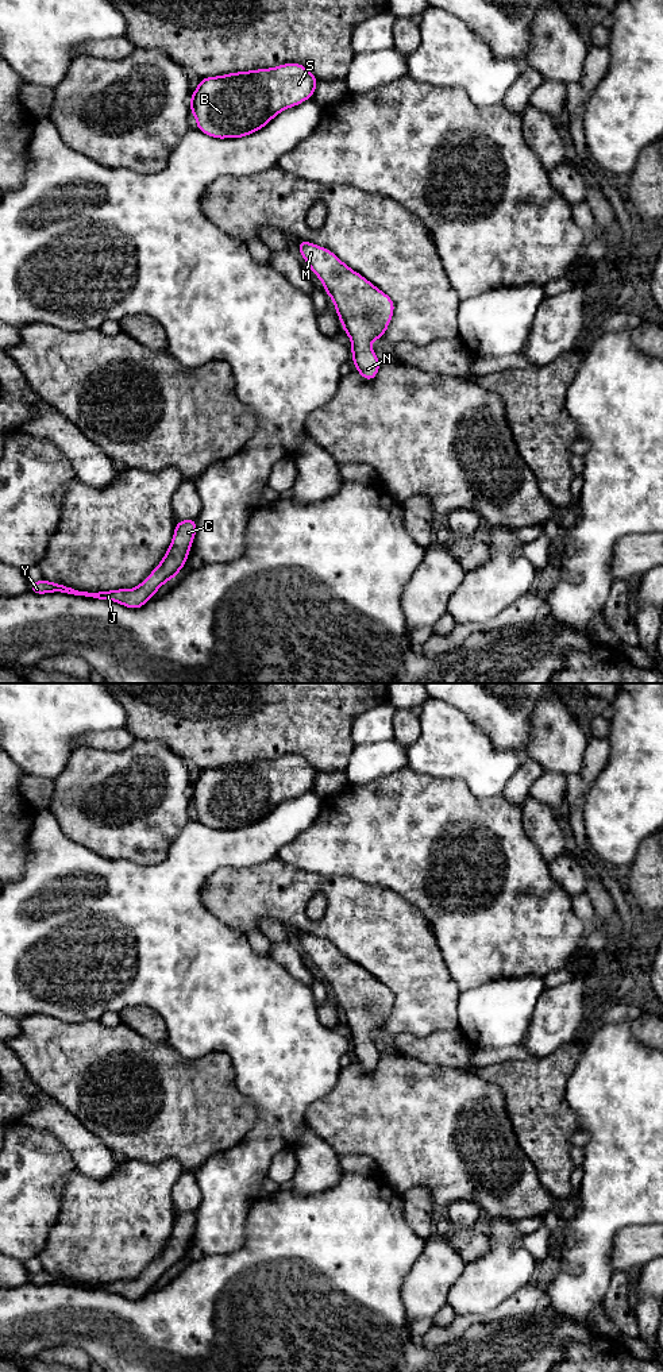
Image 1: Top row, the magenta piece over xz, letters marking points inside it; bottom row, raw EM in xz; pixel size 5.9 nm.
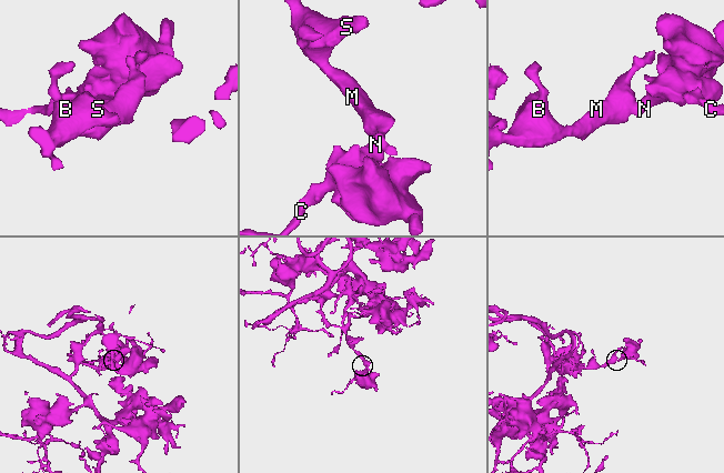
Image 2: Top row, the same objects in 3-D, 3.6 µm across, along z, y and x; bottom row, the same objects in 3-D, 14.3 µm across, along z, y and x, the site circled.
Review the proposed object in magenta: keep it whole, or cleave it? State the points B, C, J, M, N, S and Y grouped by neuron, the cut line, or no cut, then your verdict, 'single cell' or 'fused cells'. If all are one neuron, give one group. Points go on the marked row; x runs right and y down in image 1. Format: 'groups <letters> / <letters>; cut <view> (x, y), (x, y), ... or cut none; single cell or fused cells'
groups B C J M N S Y; cut none; single cell

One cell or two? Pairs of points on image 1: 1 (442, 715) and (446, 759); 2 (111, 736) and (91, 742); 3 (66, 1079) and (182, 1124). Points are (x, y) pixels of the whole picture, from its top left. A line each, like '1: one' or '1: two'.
1: one
2: one
3: one

